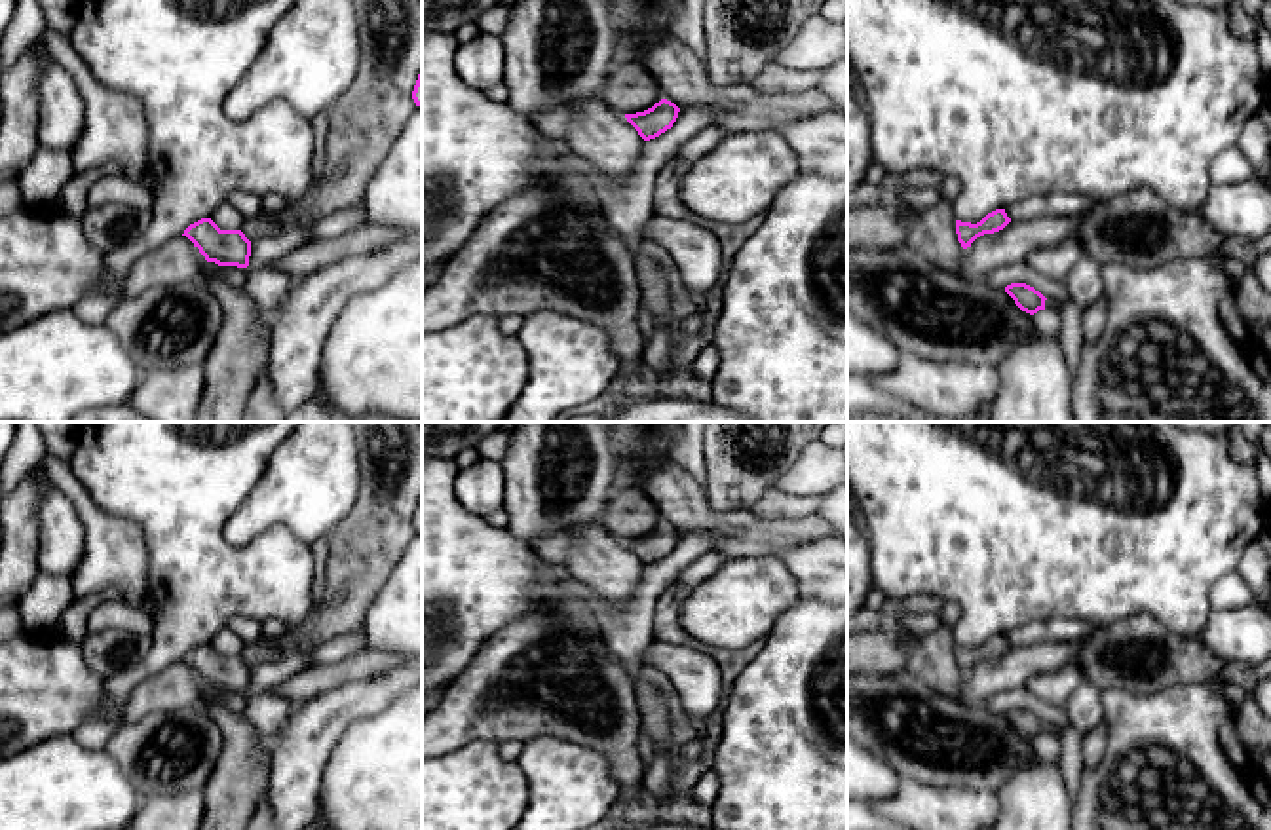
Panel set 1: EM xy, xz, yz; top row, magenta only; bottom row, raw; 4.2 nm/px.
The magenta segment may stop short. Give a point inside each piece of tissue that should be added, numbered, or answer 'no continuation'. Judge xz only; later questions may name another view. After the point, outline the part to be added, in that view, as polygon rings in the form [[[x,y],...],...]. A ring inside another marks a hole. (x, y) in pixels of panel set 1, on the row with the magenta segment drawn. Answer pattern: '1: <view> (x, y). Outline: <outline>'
no continuation

